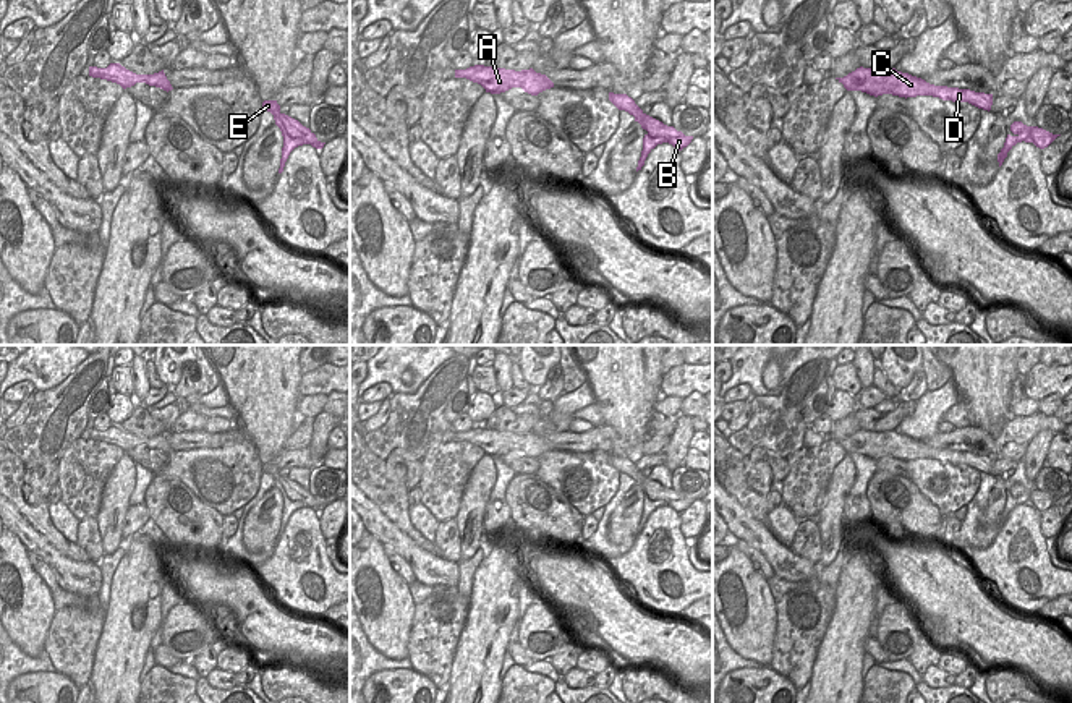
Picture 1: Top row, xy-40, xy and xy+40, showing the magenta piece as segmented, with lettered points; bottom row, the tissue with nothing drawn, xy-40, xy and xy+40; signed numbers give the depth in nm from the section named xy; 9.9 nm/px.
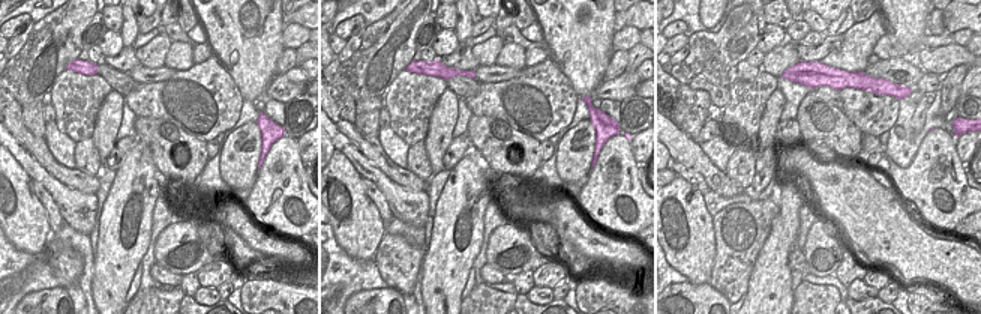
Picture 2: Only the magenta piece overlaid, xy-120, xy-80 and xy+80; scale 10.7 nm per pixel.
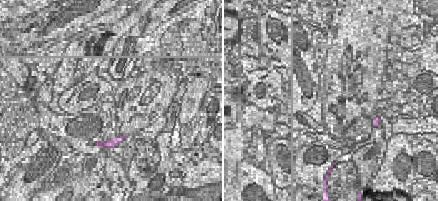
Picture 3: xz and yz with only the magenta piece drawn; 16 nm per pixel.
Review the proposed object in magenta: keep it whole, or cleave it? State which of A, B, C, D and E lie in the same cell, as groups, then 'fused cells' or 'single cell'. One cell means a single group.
A B C D / E; fused cells

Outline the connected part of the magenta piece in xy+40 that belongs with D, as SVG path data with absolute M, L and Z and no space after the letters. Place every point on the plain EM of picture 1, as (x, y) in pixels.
M860 429L847 439L836 442L842 445L847 454L861 454L874 460L883 457L892 457L905 462L933 458L942 463L968 465L978 471L983 471L988 463L993 463L993 457L934 449L921 441L897 434L895 431L874 432Z

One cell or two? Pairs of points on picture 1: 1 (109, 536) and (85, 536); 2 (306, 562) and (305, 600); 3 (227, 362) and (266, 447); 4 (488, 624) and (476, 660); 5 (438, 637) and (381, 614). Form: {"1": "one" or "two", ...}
{"1": "two", "2": "one", "3": "one", "4": "one", "5": "two"}

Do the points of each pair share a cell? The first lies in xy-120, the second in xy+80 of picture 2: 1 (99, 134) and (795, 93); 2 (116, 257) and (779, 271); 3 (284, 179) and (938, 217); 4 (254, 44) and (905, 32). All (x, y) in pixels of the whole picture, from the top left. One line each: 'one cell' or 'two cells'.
1: two cells
2: one cell
3: one cell
4: one cell

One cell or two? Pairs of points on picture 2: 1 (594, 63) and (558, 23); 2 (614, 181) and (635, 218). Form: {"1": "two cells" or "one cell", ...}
{"1": "one cell", "2": "one cell"}

